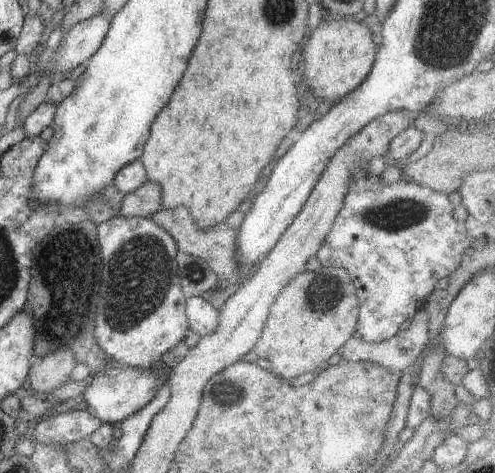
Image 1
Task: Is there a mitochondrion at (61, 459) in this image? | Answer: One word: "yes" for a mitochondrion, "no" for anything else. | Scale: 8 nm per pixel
no

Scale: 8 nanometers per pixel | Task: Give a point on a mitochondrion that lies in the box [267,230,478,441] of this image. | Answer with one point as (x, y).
(325, 291)

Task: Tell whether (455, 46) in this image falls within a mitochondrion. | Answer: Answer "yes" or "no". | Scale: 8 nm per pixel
yes

